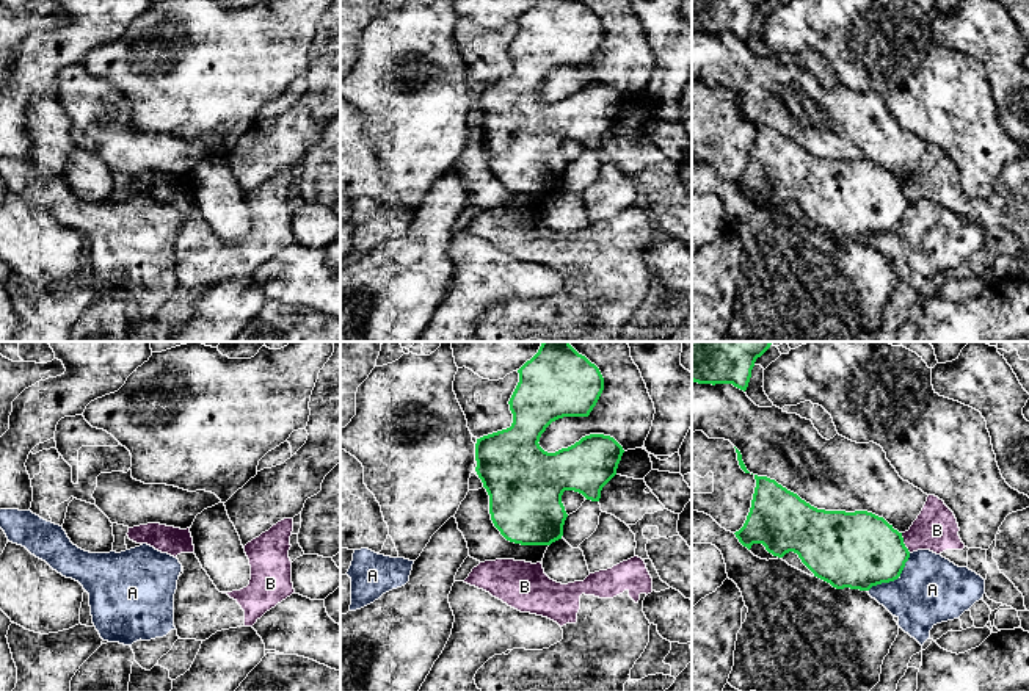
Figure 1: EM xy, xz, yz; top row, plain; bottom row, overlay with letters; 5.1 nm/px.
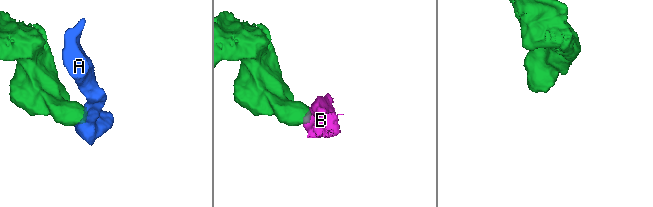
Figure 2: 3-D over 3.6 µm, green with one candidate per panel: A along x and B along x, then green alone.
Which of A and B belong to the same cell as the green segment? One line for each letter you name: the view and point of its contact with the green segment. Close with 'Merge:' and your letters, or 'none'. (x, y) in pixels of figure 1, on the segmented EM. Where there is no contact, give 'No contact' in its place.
Merge: none

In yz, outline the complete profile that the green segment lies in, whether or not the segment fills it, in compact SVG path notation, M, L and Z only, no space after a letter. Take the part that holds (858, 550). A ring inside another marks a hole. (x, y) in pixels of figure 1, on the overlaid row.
M758 475L754 479L756 487L750 512L744 526L734 533L744 547L750 550L753 544L762 544L769 553L778 558L794 552L814 577L836 589L869 591L872 586L900 577L910 552L904 544L902 533L883 517L867 511L817 509L775 479Z

